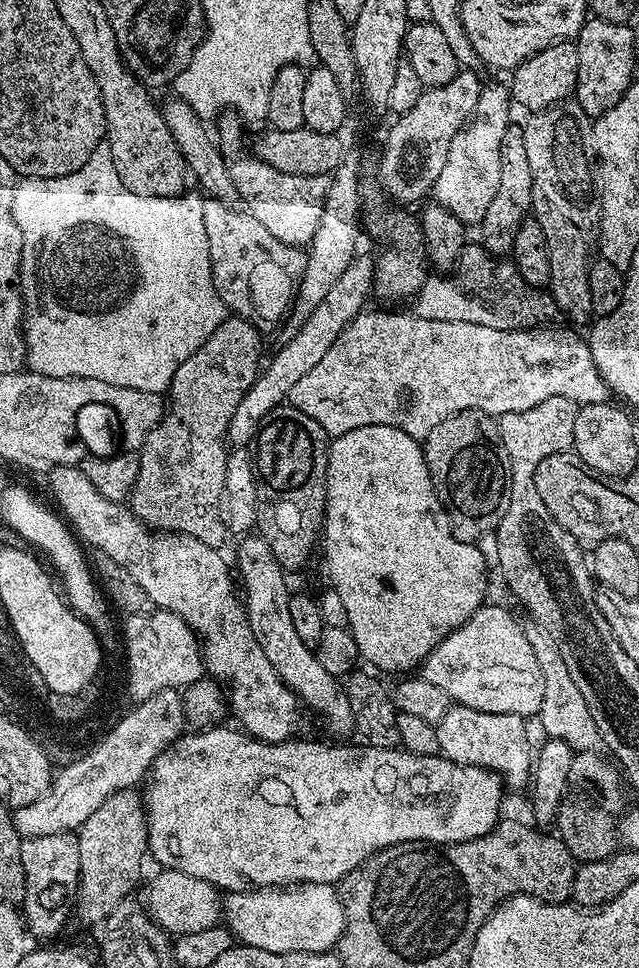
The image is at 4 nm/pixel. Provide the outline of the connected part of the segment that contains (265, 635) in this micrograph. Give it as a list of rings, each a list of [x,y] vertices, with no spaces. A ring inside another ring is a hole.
[[[248,534],[243,537],[240,549],[236,552],[236,564],[240,567],[238,580],[244,583],[242,607],[248,617],[248,625],[254,638],[264,648],[266,658],[270,658],[270,666],[278,674],[278,678],[298,697],[301,705],[308,708],[324,723],[324,728],[332,738],[348,738],[356,732],[356,719],[350,710],[347,691],[341,681],[330,674],[330,670],[322,670],[322,662],[318,662],[315,651],[298,638],[294,631],[294,621],[290,618],[288,598],[290,587],[284,579],[286,573],[274,558],[270,546],[259,534]]]

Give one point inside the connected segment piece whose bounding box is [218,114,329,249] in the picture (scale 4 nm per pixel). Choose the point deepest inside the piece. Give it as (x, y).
(290, 207)

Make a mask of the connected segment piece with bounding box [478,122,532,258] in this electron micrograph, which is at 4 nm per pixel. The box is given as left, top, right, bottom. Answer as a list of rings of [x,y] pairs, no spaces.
[[[512,122],[508,125],[500,144],[498,190],[494,194],[494,199],[490,201],[490,207],[486,209],[486,218],[482,218],[478,225],[479,243],[491,256],[507,257],[514,246],[514,234],[518,234],[522,222],[529,219],[531,210],[532,179],[526,159],[524,129],[519,123]]]

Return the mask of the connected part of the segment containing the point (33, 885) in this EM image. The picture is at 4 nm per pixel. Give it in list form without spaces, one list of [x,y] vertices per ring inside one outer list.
[[[71,831],[21,839],[20,857],[24,867],[24,927],[40,942],[51,941],[48,939],[63,930],[68,915],[74,912],[68,900],[77,899],[80,887],[80,841]]]

